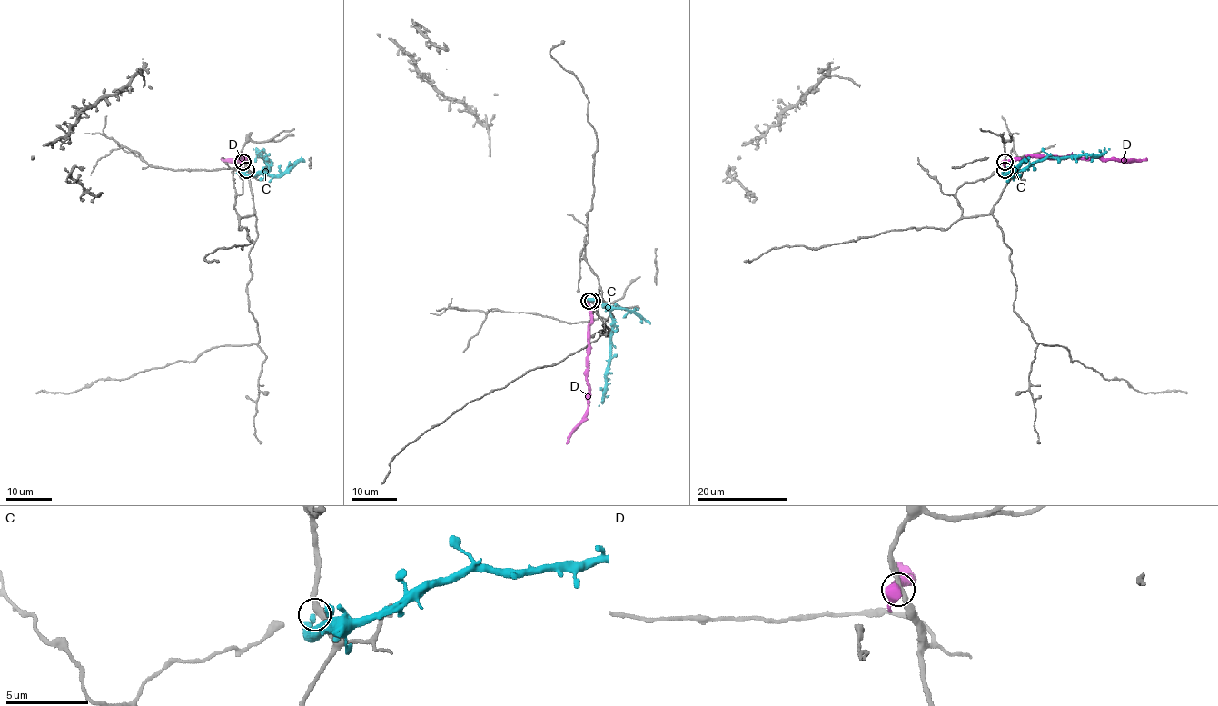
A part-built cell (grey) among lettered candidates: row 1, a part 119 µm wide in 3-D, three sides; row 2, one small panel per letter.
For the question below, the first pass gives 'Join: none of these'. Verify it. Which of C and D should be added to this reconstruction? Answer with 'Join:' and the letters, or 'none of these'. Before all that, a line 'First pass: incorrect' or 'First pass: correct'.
First pass: correct
Join: none of these

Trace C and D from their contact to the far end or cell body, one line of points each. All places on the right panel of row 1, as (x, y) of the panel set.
C: (1004, 170), (1004, 174), (1011, 174), (1033, 166), (1047, 157), (1094, 155), (1109, 148)
D: (1004, 162), (1029, 157), (1147, 158)

